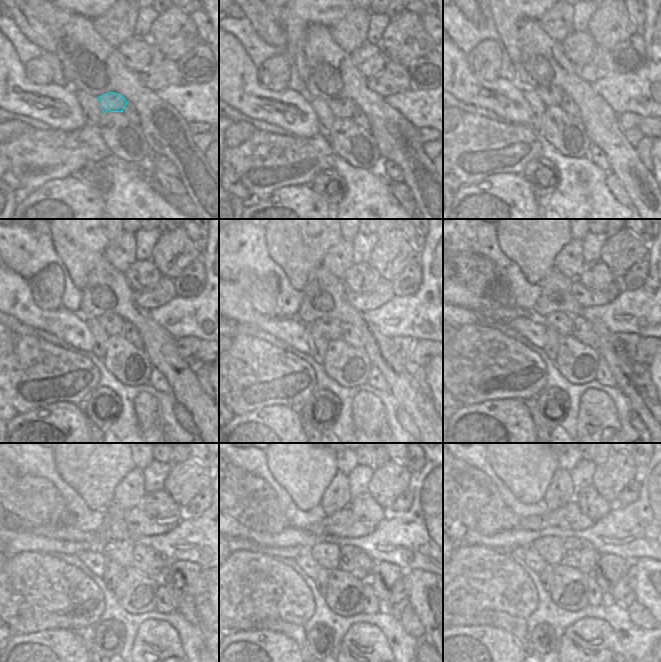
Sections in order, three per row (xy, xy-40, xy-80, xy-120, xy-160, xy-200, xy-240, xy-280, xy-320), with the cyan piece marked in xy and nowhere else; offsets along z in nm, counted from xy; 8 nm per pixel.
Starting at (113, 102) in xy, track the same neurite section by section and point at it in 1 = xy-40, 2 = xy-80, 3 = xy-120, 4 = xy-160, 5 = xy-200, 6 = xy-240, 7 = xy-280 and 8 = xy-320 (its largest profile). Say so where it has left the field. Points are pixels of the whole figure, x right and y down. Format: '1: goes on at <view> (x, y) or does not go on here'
1: goes on at xy-40 (342, 107)
2: goes on at xy-80 (567, 104)
3: goes on at xy-120 (112, 325)
4: goes on at xy-160 (333, 327)
5: goes on at xy-200 (562, 324)
6: goes on at xy-240 (118, 551)
7: goes on at xy-280 (327, 550)
8: goes on at xy-320 (551, 548)

